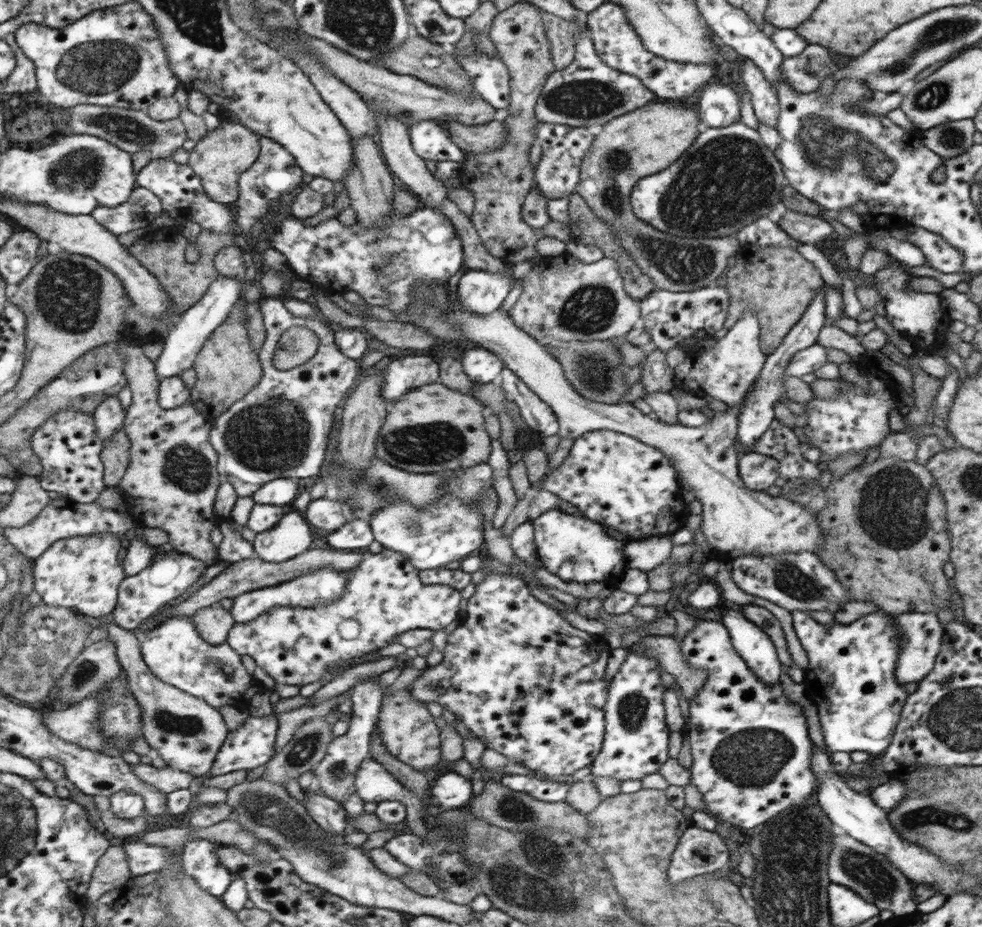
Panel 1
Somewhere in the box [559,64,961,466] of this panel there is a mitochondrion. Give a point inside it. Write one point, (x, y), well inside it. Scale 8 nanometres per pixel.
(727, 181)

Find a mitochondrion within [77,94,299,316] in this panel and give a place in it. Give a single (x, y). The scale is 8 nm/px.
(127, 129)

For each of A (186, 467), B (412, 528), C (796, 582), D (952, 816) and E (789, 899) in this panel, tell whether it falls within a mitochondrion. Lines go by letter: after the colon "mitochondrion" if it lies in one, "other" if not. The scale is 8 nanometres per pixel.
A: mitochondrion
B: mitochondrion
C: mitochondrion
D: mitochondrion
E: mitochondrion

